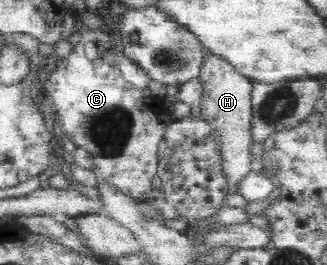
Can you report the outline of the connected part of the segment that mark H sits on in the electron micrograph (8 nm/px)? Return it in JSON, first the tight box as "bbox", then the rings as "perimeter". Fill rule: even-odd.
{"bbox":[199,53,253,195],"perimeter":[[[204,53],[204,65],[199,77],[204,86],[200,102],[200,118],[209,125],[220,152],[221,173],[225,177],[227,195],[238,195],[238,183],[252,171],[252,102],[253,82],[240,75],[233,65],[222,61],[212,53]]]}

